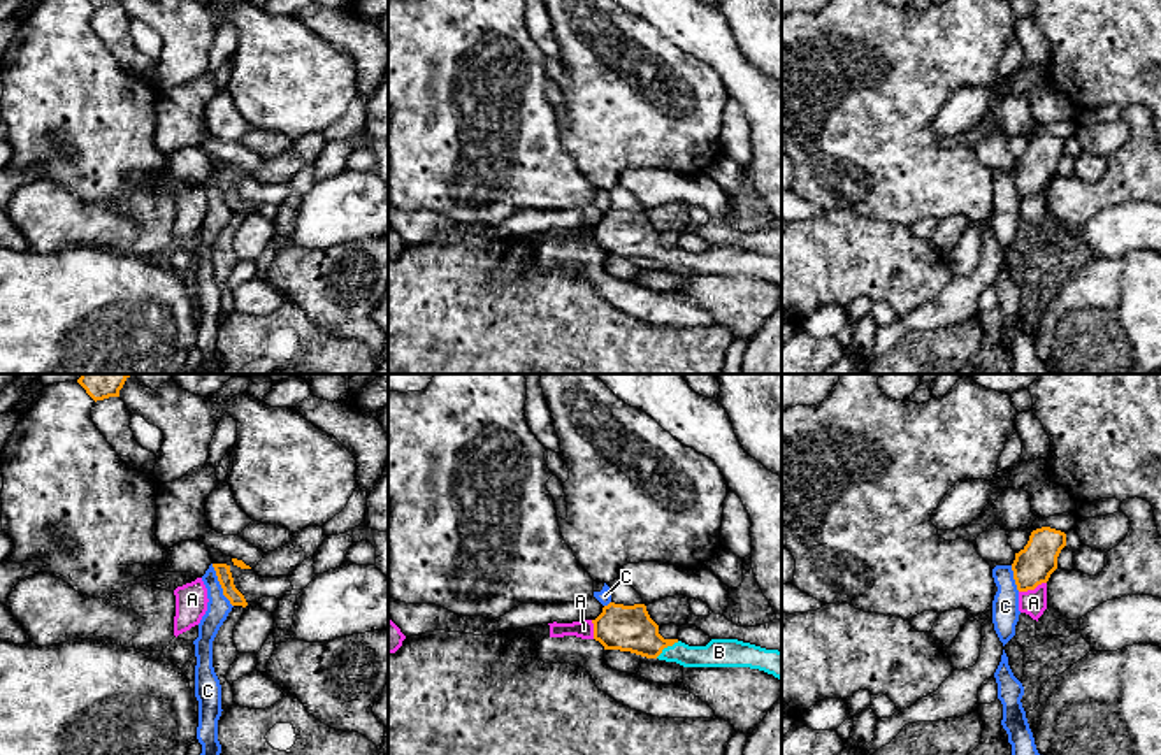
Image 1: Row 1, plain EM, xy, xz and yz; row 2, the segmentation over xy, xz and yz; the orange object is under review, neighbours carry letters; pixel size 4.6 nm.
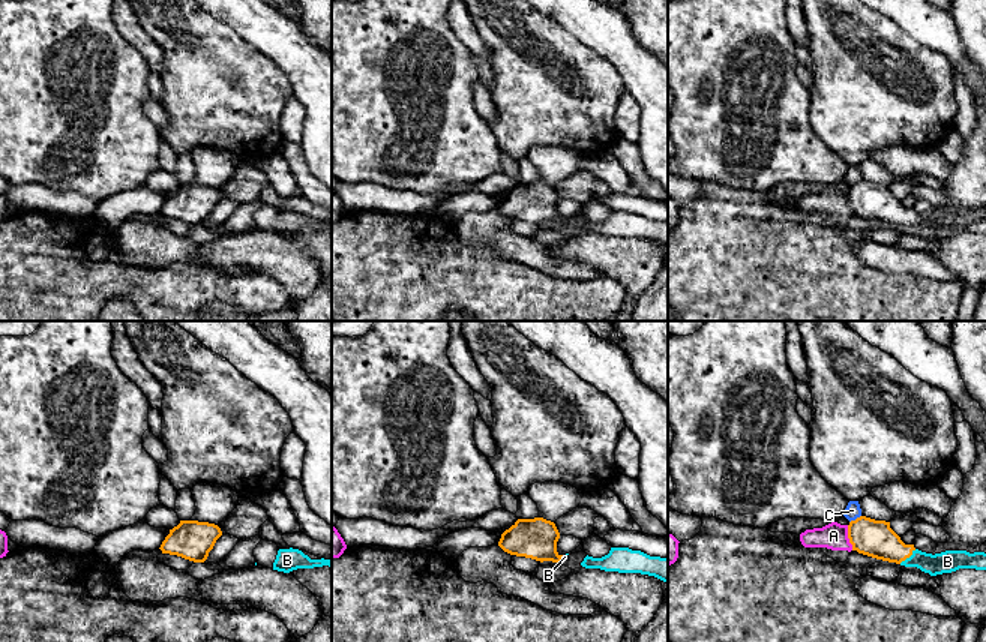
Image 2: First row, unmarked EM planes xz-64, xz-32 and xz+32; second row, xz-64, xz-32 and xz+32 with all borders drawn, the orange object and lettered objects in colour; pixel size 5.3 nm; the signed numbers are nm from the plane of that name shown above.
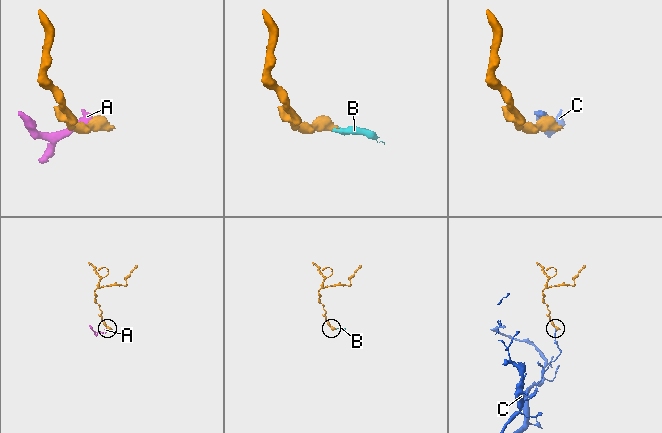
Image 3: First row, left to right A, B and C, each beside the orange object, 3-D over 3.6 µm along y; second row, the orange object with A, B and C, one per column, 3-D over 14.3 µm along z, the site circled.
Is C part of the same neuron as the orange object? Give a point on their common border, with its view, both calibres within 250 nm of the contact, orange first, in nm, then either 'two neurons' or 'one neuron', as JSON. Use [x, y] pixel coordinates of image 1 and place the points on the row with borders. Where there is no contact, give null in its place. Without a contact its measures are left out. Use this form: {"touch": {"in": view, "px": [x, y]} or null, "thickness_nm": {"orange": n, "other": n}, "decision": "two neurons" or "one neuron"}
{"touch": {"in": "xy", "px": [220, 583]}, "thickness_nm": {"orange": 70, "other": 110}, "decision": "two neurons"}

